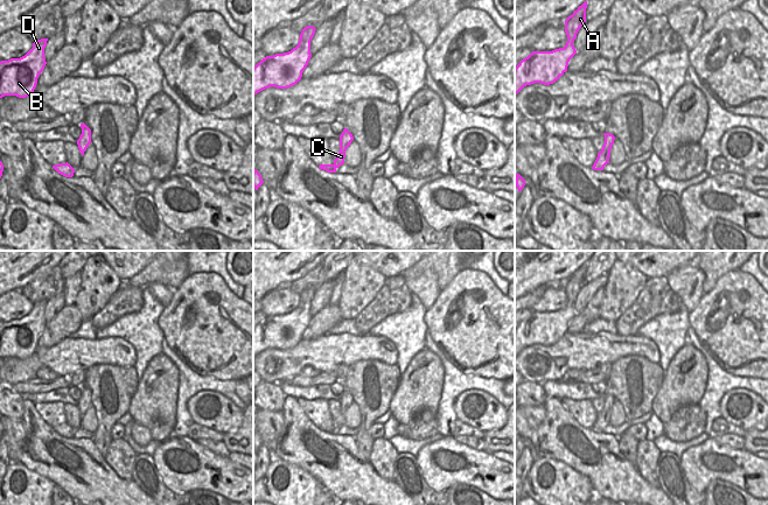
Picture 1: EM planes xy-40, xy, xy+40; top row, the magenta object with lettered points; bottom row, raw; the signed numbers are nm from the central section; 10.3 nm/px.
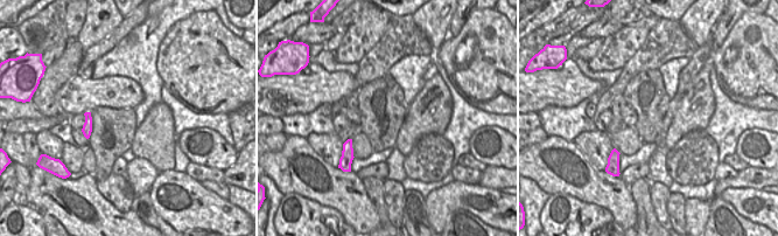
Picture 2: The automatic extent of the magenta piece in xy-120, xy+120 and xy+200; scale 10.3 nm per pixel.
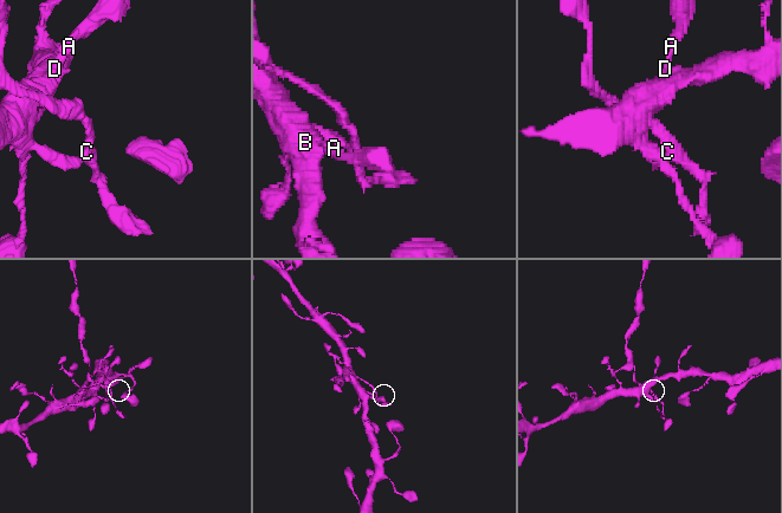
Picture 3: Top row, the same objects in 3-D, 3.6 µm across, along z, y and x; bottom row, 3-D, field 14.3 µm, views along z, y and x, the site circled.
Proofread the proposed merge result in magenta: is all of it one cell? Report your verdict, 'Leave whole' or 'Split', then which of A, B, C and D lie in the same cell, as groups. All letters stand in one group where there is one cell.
Split. Groups: A B D / C.

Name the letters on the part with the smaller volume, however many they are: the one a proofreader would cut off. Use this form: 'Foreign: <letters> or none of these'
Foreign: C

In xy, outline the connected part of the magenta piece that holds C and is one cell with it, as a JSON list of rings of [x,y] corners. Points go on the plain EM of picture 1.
[[[344,390],[342,395],[340,397],[340,414],[334,421],[334,426],[336,429],[344,426],[345,412],[350,407],[352,401],[352,395],[347,390]]]

